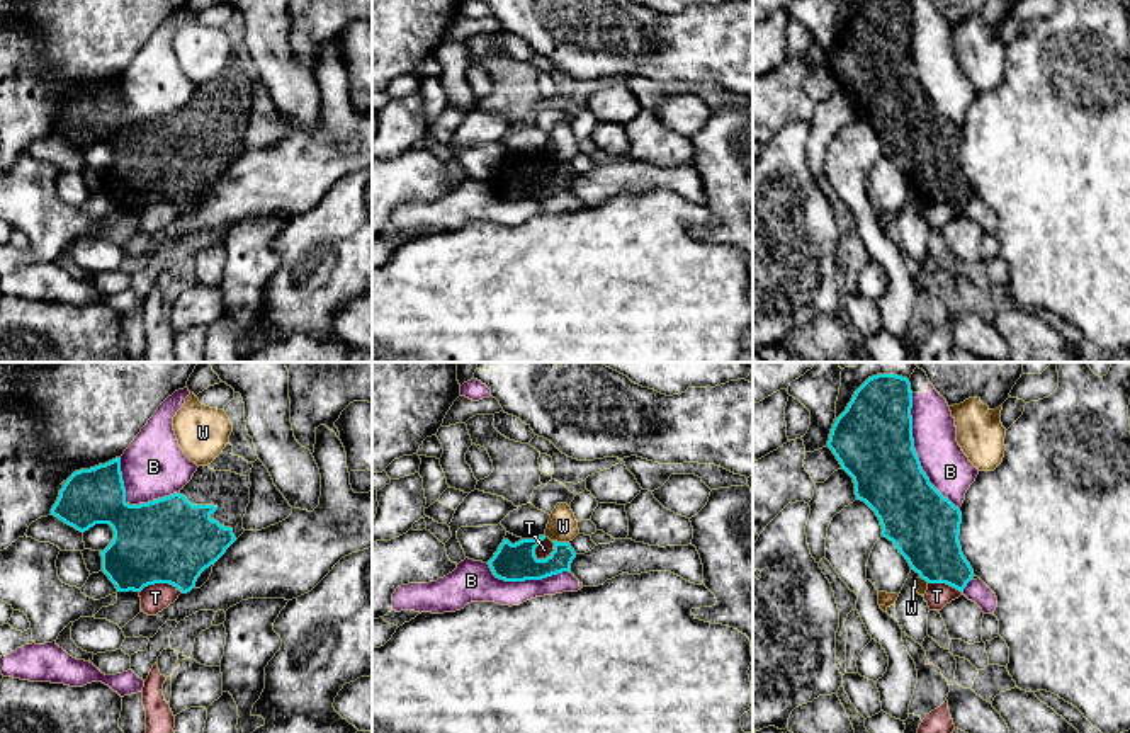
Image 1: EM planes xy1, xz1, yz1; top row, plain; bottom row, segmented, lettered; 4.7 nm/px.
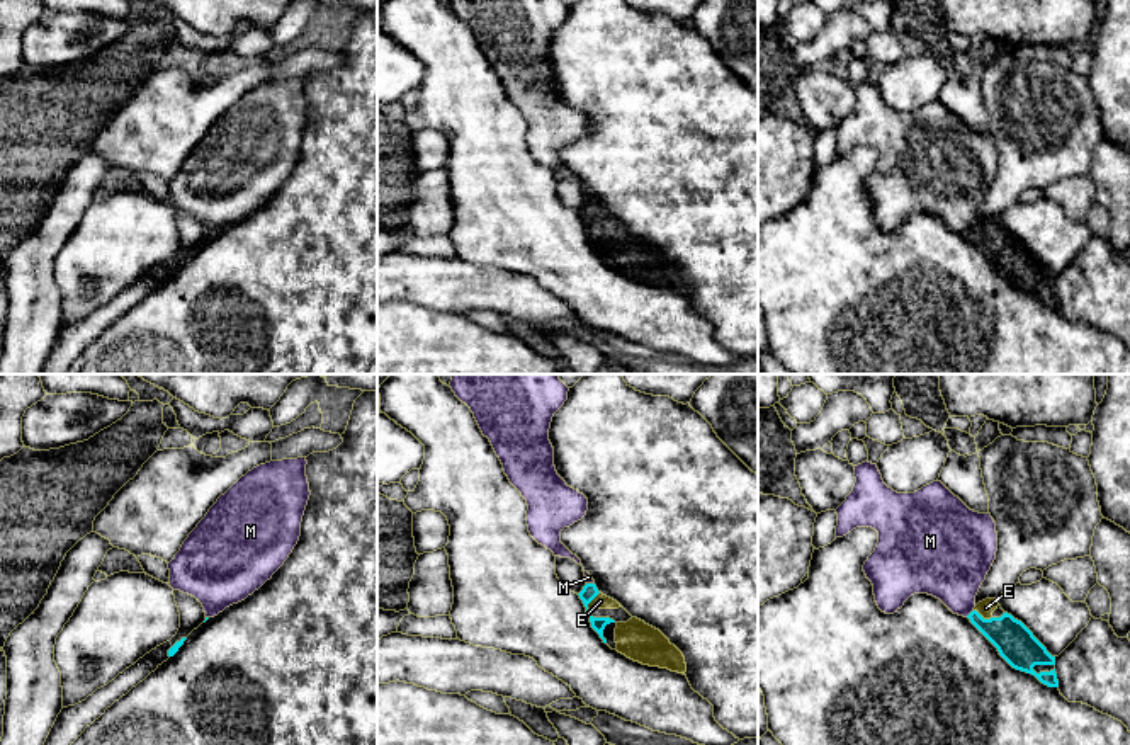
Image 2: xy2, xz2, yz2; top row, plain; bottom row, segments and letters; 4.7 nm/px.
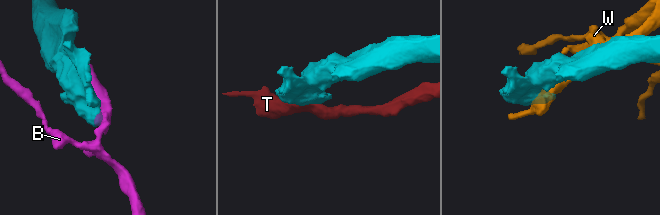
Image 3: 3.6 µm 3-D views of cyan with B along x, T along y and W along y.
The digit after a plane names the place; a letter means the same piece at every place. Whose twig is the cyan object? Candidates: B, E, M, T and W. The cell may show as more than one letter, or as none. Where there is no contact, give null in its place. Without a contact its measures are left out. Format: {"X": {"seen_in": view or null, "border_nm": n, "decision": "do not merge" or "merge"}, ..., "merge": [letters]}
{"B": {"seen_in": "yz1", "border_nm": 600, "decision": "do not merge"}, "E": {"seen_in": "yz2", "border_nm": 100, "decision": "merge"}, "M": {"seen_in": "yz2", "border_nm": 50, "decision": "do not merge"}, "T": {"seen_in": "xz1", "border_nm": 120, "decision": "do not merge"}, "W": {"seen_in": "xz1", "border_nm": 80, "decision": "do not merge"}, "merge": ["E"]}

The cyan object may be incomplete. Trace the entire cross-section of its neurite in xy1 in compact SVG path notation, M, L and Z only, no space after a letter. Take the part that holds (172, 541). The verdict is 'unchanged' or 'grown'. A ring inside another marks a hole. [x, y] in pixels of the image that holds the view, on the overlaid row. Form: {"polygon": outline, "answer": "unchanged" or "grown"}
{"polygon": "M121 457L90 469L75 471L51 509L51 515L80 532L109 524L112 543L100 551L102 571L117 592L141 592L148 585L170 583L182 594L195 587L201 573L214 565L245 532L243 517L250 503L250 476L199 466L192 480L170 497L129 505L121 473Z", "answer": "grown"}

